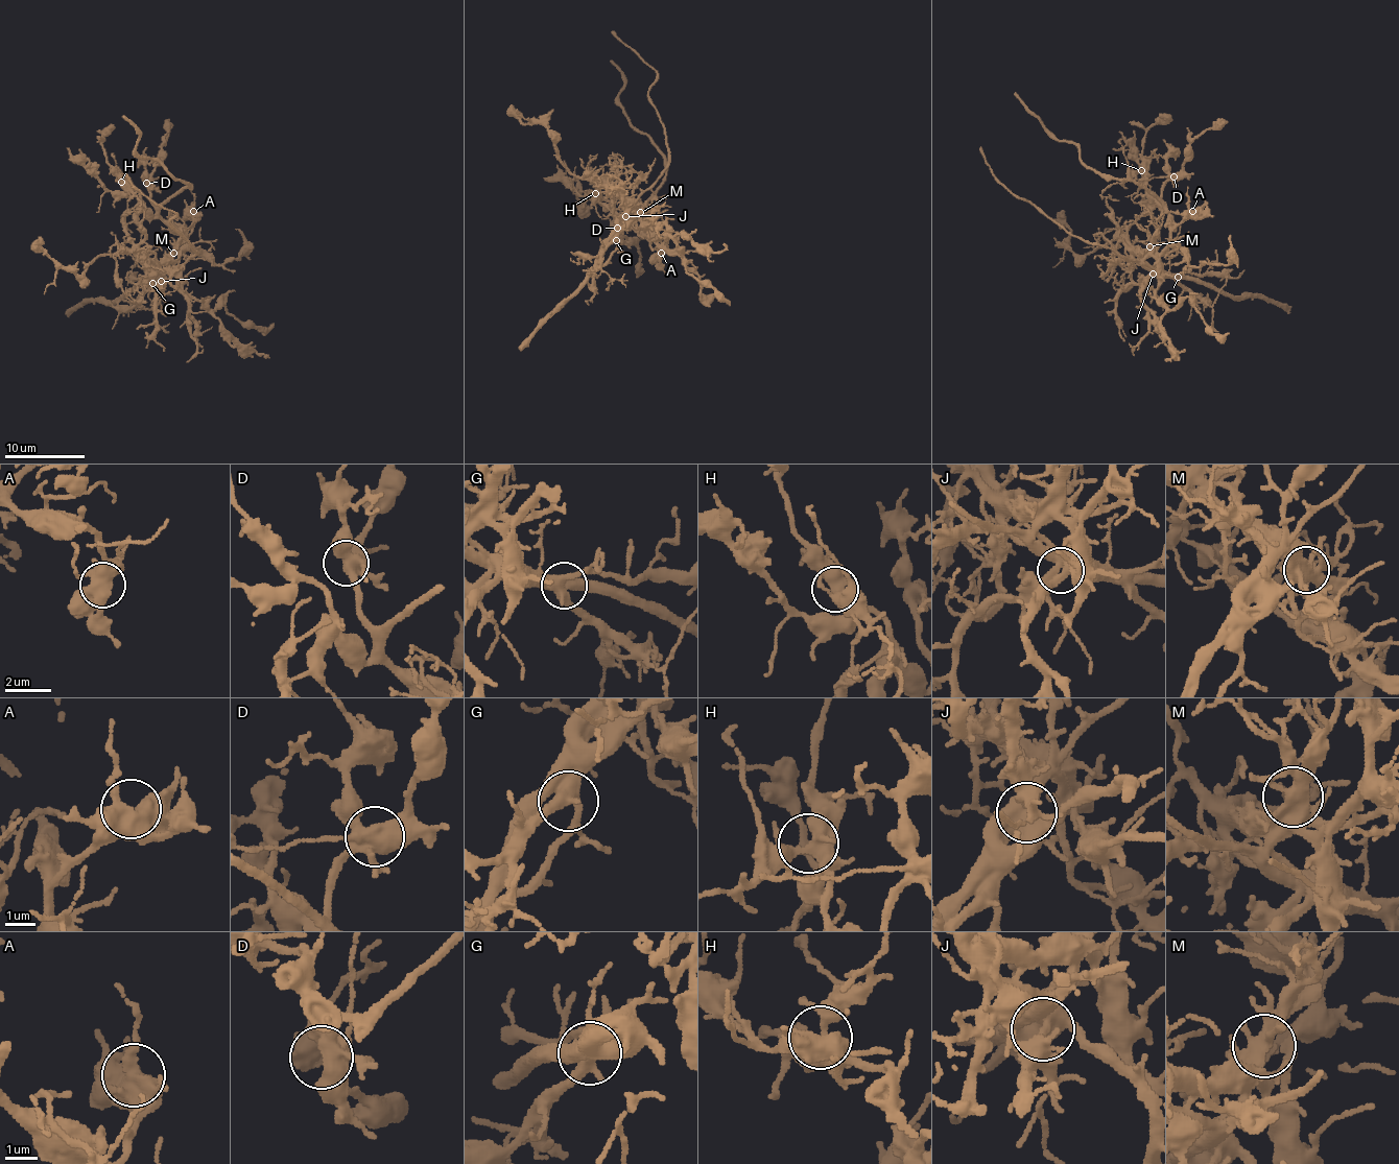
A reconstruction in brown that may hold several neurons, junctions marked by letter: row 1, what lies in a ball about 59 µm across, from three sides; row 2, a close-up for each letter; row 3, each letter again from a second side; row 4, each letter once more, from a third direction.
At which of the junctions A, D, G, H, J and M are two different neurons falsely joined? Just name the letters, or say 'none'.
M

